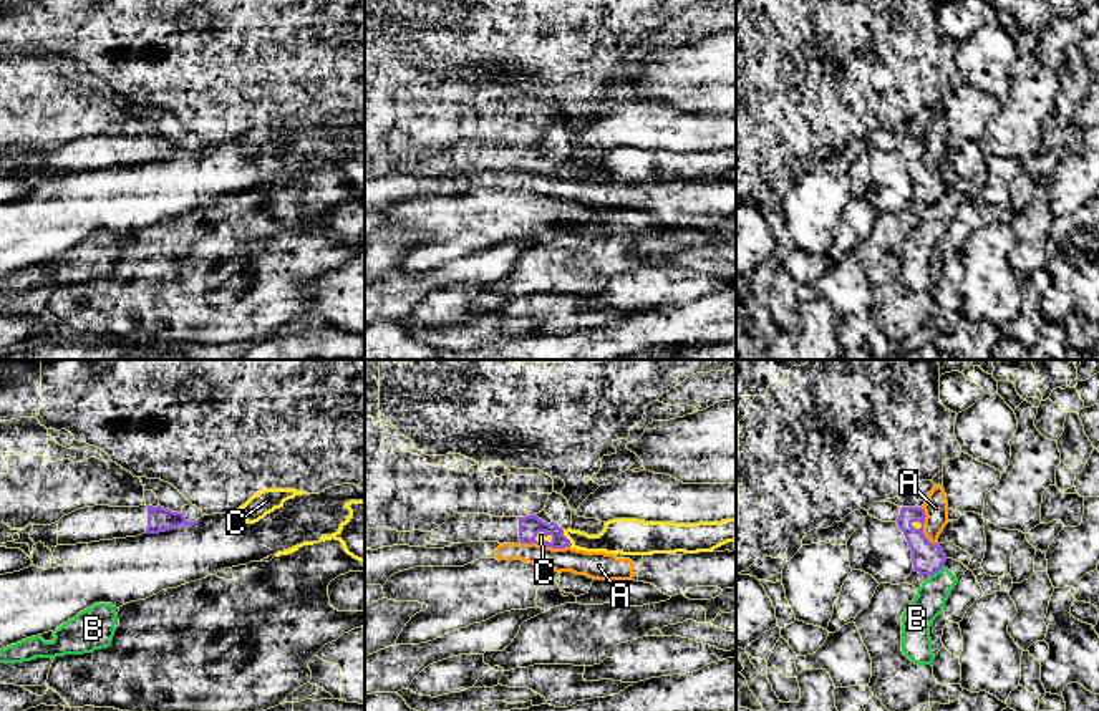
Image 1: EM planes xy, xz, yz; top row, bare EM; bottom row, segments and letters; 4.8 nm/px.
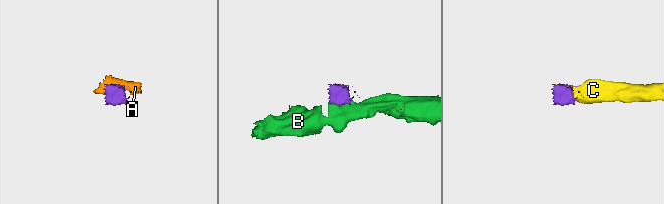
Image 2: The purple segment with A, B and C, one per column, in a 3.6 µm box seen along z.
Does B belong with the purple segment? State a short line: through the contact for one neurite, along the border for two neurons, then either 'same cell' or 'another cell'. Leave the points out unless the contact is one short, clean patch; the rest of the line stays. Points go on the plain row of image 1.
line yz (944, 194), (930, 206); another cell

